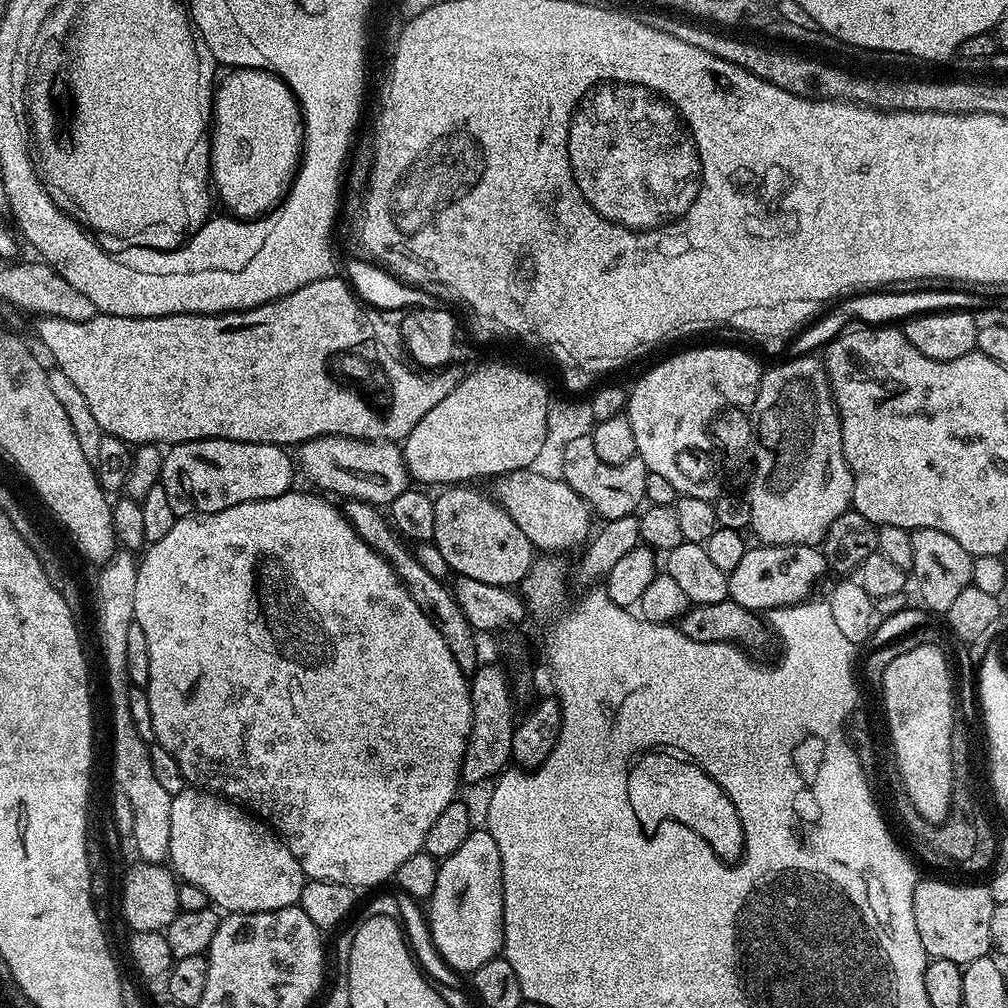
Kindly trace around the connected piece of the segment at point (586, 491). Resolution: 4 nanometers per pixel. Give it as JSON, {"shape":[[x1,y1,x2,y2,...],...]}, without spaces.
{"shape":[[589,435,577,438,566,446,562,465,564,465,563,480,588,501,601,521,626,518,645,503,644,491,649,471,639,455,630,458,630,462,622,462,622,466,610,466,602,462,602,458,598,458,594,442]]}

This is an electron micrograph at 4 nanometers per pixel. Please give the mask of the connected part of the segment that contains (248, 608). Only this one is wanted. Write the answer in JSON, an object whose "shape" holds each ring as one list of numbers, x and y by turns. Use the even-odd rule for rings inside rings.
{"shape":[[289,490,278,498,246,502,221,512,181,516,174,522,174,526,170,526,170,530,166,533,166,556,164,556,164,602,160,602,160,608,156,608,156,686,168,686,168,710,172,710,172,720,174,718,178,720,178,730,184,730,184,748,190,748,190,760,198,760,198,768,206,770,206,752,208,752,207,791,215,792,233,802,239,801,249,813,255,814,261,821,271,825,290,850,290,854,298,858,308,880,329,880,339,884,351,884,353,888,363,890,363,888,372,888,375,884,384,884,387,880,389,883,395,877,398,866,402,866,402,862,410,858,410,854,418,854,422,851,430,825,438,819,438,814,442,814,442,810,446,810,446,806,450,806,453,800,457,799,456,787,460,788,462,784,460,767,464,761,464,751,468,745,468,735,472,725,470,680,454,660,442,634,435,629,435,622,418,608,391,565,355,532,345,513,339,507,336,509,331,504,333,501,323,495,311,496,308,492,296,491],[196,728,202,730,204,734,202,740,192,738,192,732]]}

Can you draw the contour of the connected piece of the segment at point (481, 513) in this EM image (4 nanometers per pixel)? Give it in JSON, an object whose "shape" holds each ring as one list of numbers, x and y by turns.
{"shape":[[448,486,443,489,441,496,437,495,434,499,434,538,431,543,442,550,442,558,446,558,449,569,456,576,474,578,478,582,486,582,494,586,519,585,528,577,528,572,534,563,534,549,530,538,518,530,514,518,502,505,497,504,491,495,483,496,480,492,475,492,472,486]]}

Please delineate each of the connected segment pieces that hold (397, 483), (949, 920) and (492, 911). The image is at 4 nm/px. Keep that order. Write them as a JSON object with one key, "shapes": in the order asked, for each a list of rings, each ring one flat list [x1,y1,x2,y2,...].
{"shapes":[[[319,436,299,445,298,468,305,472,319,491,333,497,363,500,375,506,391,506,398,494,410,487,408,467,399,443,391,440,355,440,349,436]],[[917,879,914,890,914,922,918,926,918,938,922,938,922,946,927,950,933,960,949,960,961,966,974,962,974,958,982,958,993,951,992,939,990,938,990,914,994,914,994,906,990,890,983,884,947,884,944,880]],[[473,830,439,865,434,894,426,904,428,931,440,957,457,973,471,974,478,966,497,959,504,947,504,887,498,842,486,830]]]}

